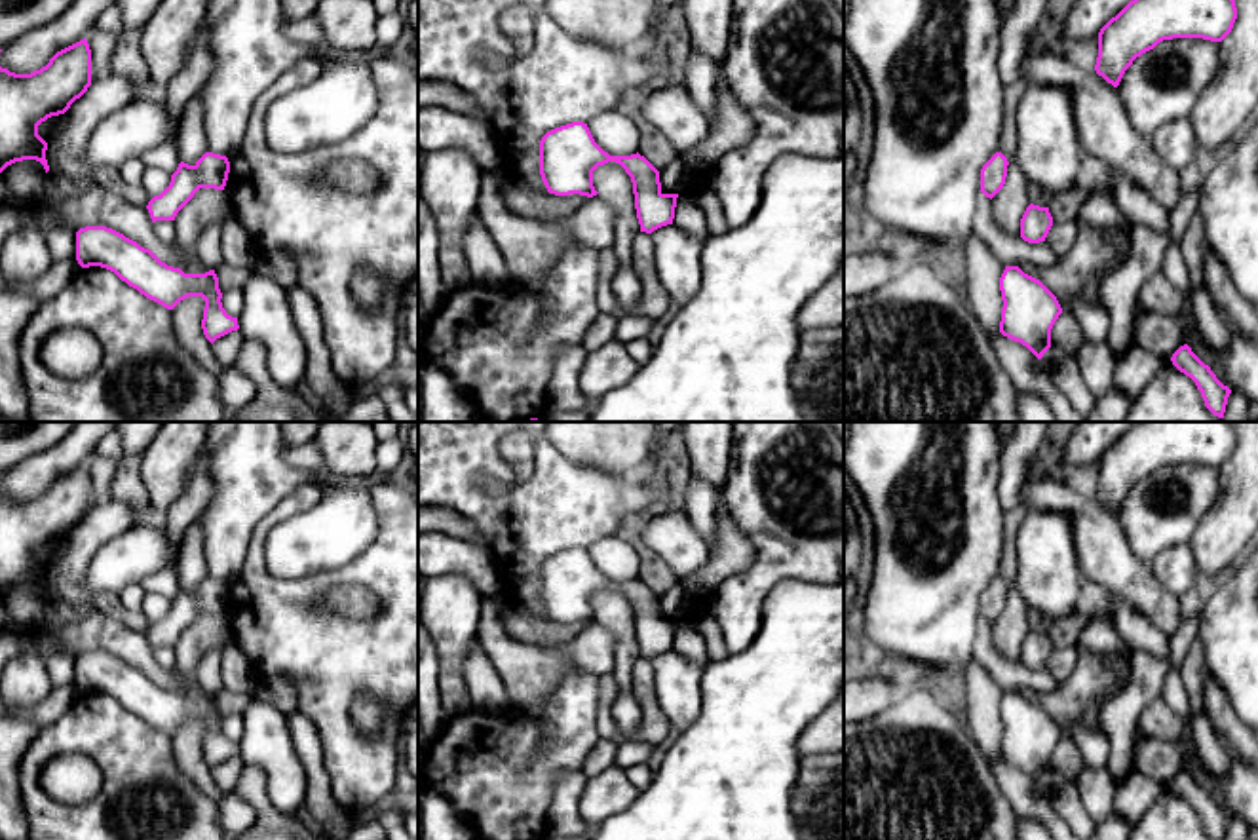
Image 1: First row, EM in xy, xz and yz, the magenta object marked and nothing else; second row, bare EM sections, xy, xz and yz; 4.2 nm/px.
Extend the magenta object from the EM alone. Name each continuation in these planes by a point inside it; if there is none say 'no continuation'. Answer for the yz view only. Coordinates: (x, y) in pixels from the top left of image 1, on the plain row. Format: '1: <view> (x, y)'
no continuation

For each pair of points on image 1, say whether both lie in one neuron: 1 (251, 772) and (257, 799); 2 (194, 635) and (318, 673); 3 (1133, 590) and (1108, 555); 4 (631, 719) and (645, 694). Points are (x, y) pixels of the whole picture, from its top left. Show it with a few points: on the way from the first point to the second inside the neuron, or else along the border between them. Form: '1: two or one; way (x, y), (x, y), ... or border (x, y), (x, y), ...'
1: one; way (251, 778), (255, 793)
2: two; border (225, 614), (232, 633)
3: one; way (1131, 582), (1112, 563)
4: two; border (631, 688), (643, 707)

